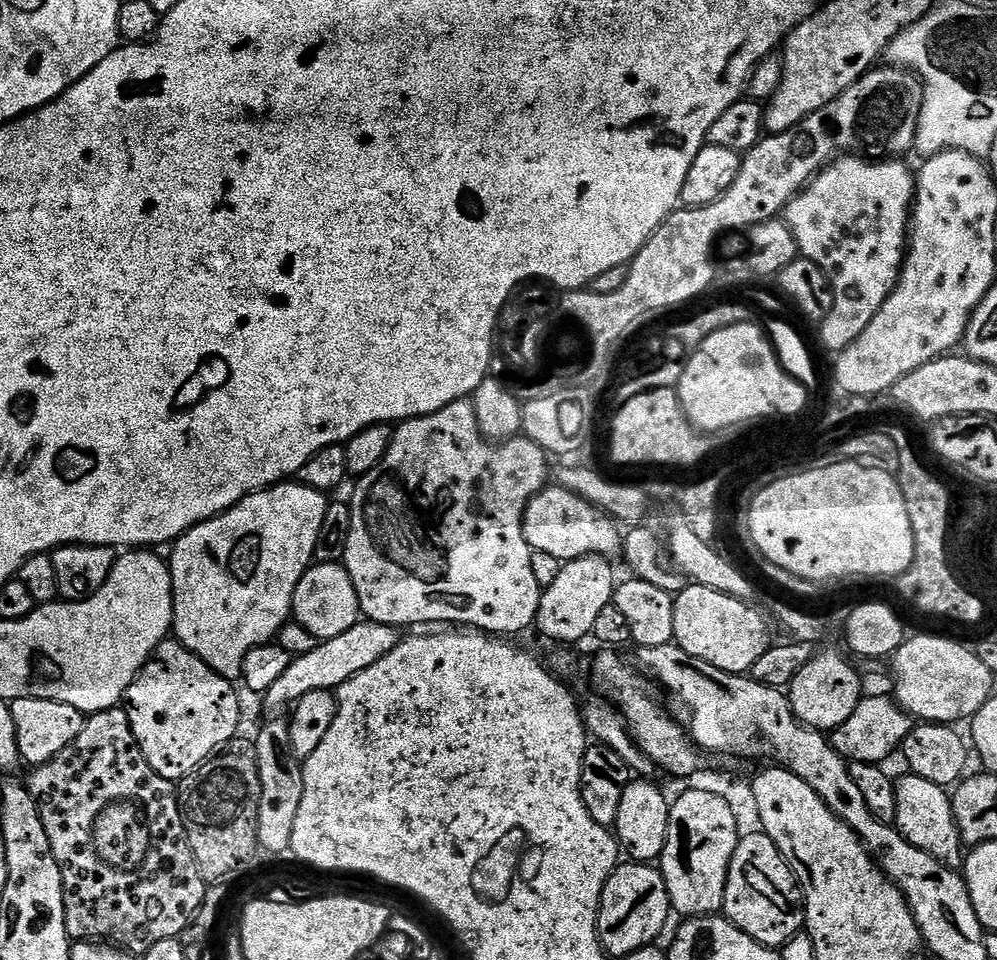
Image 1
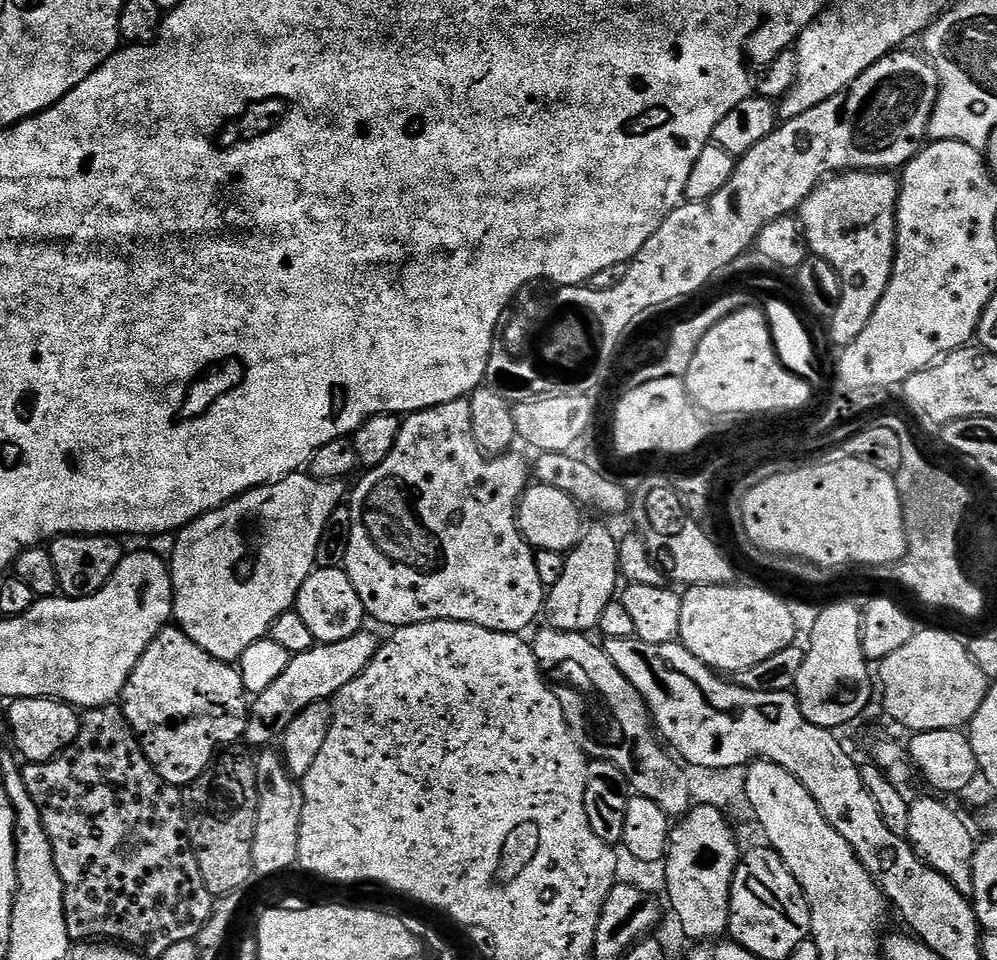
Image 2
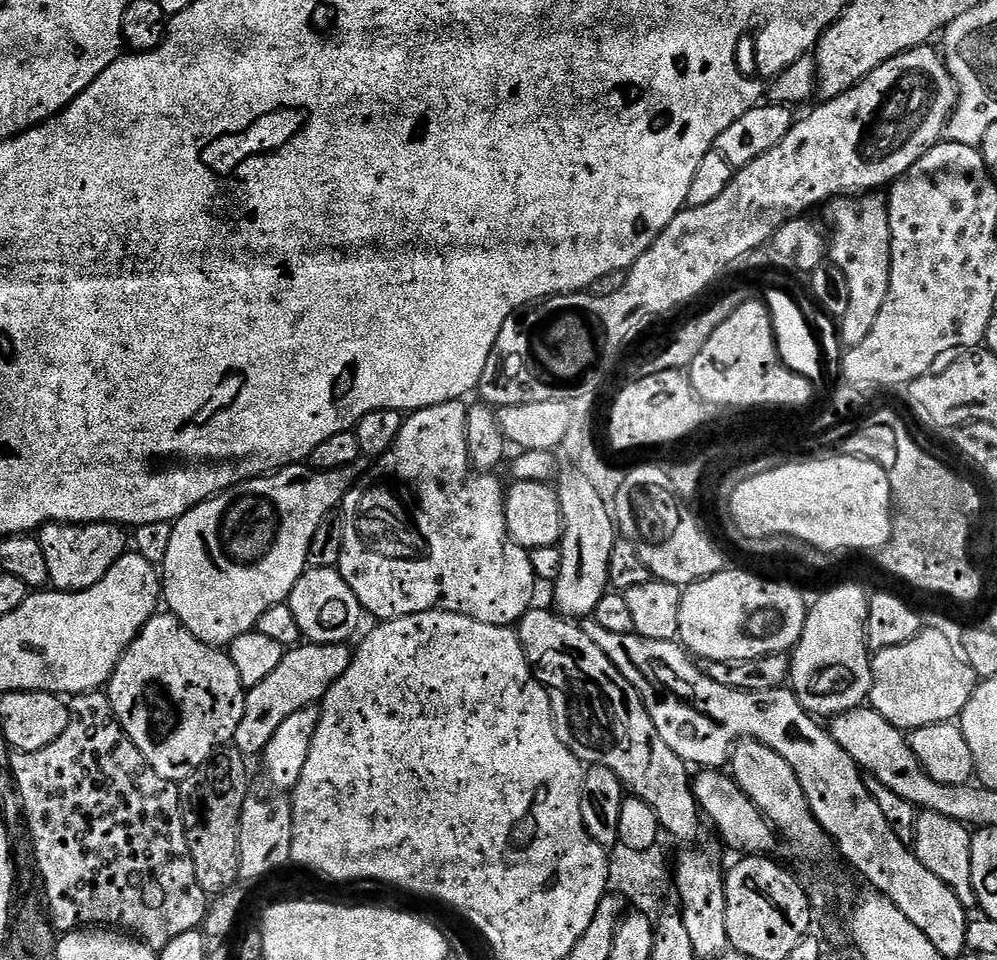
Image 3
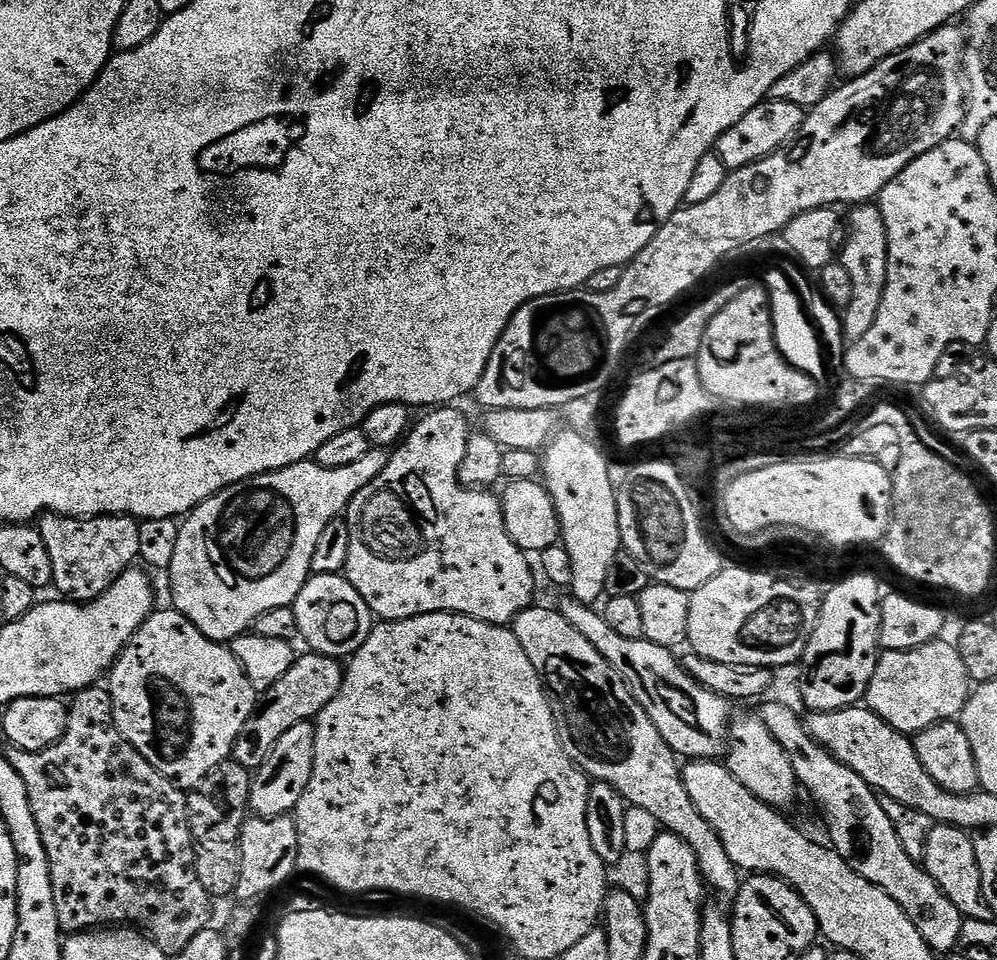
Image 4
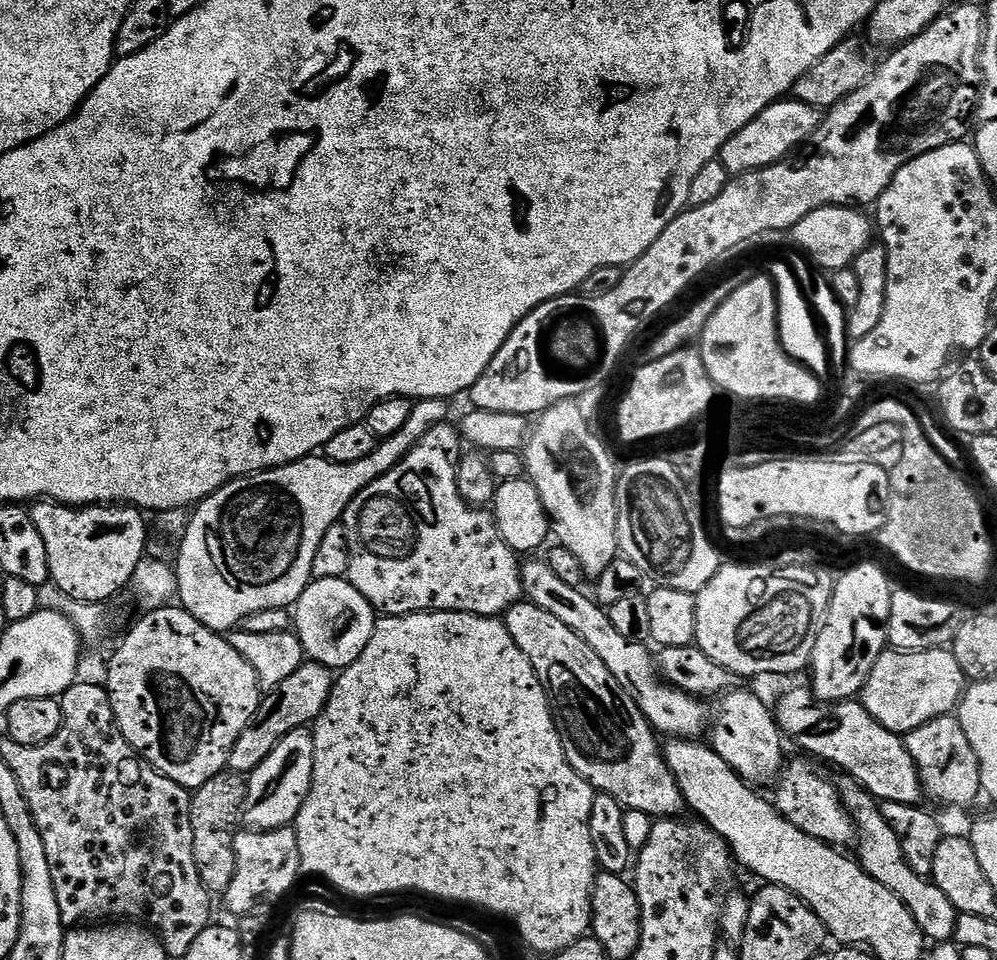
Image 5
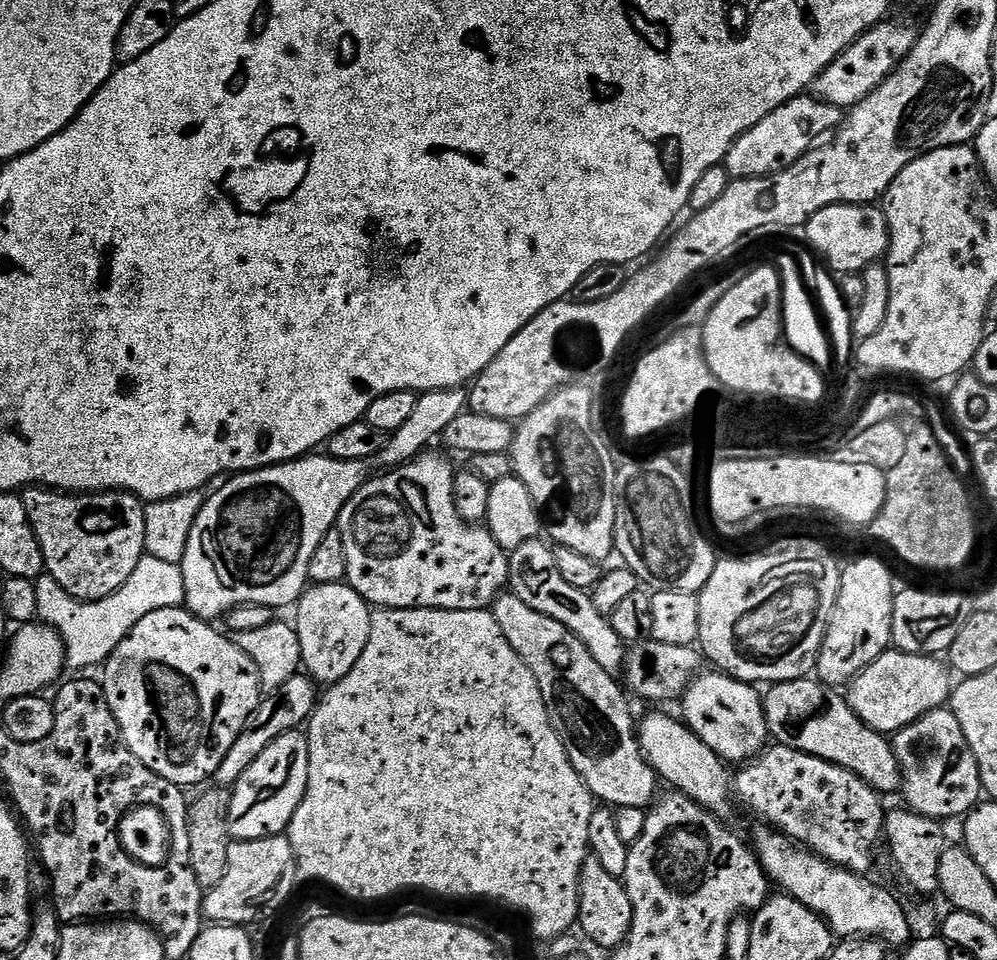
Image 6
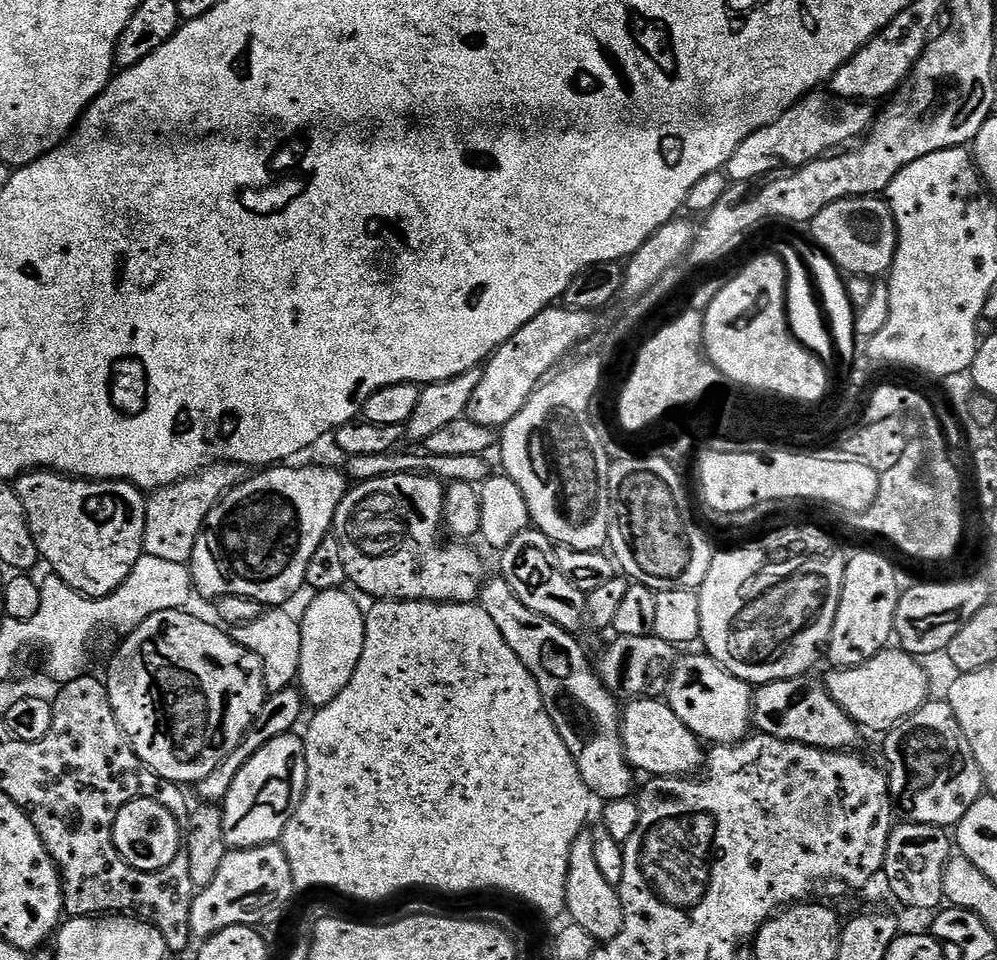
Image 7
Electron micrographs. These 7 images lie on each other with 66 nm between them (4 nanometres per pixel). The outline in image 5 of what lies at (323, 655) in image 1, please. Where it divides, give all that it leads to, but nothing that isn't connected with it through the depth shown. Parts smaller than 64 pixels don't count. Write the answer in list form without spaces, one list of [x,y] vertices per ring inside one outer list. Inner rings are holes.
[[[311,662],[298,666],[298,670],[294,670],[294,674],[286,678],[286,682],[282,682],[282,686],[271,689],[261,699],[254,718],[248,723],[246,730],[238,734],[238,742],[234,742],[228,768],[233,772],[251,774],[283,736],[299,728],[308,728],[320,717],[326,702],[332,697],[333,683],[333,669]]]

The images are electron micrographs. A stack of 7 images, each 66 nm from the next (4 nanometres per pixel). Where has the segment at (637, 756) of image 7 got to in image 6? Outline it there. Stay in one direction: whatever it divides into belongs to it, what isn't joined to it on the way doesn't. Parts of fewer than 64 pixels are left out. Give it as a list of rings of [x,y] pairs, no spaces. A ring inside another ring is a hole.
[[[652,712],[638,724],[640,737],[640,753],[646,758],[648,765],[656,771],[661,781],[668,783],[669,789],[689,796],[696,804],[701,804],[713,814],[723,813],[730,796],[730,772],[726,769],[725,761],[721,760],[702,738],[695,736],[687,724],[667,716],[664,712]]]

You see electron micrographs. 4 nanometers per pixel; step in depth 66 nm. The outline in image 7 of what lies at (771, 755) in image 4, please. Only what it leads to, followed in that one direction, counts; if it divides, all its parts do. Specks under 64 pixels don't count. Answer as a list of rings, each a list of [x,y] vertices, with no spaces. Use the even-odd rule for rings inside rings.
[[[681,655],[677,659],[672,667],[672,675],[668,678],[666,703],[701,742],[708,743],[709,740],[712,746],[739,744],[753,727],[753,685],[727,672],[714,657],[699,655]]]

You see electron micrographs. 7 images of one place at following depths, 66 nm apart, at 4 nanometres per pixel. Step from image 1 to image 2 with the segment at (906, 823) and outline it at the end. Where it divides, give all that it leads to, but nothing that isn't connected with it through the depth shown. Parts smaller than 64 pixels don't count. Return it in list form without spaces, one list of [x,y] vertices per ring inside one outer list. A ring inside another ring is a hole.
[[[935,795],[920,796],[917,800],[913,799],[909,803],[910,810],[910,826],[908,827],[907,841],[916,849],[917,856],[924,863],[931,866],[934,870],[938,870],[938,874],[942,874],[942,878],[949,880],[962,895],[971,897],[974,890],[974,854],[976,853],[977,841],[972,840],[972,832],[968,829],[968,824],[951,808],[948,804],[943,804],[943,799],[937,798]]]

